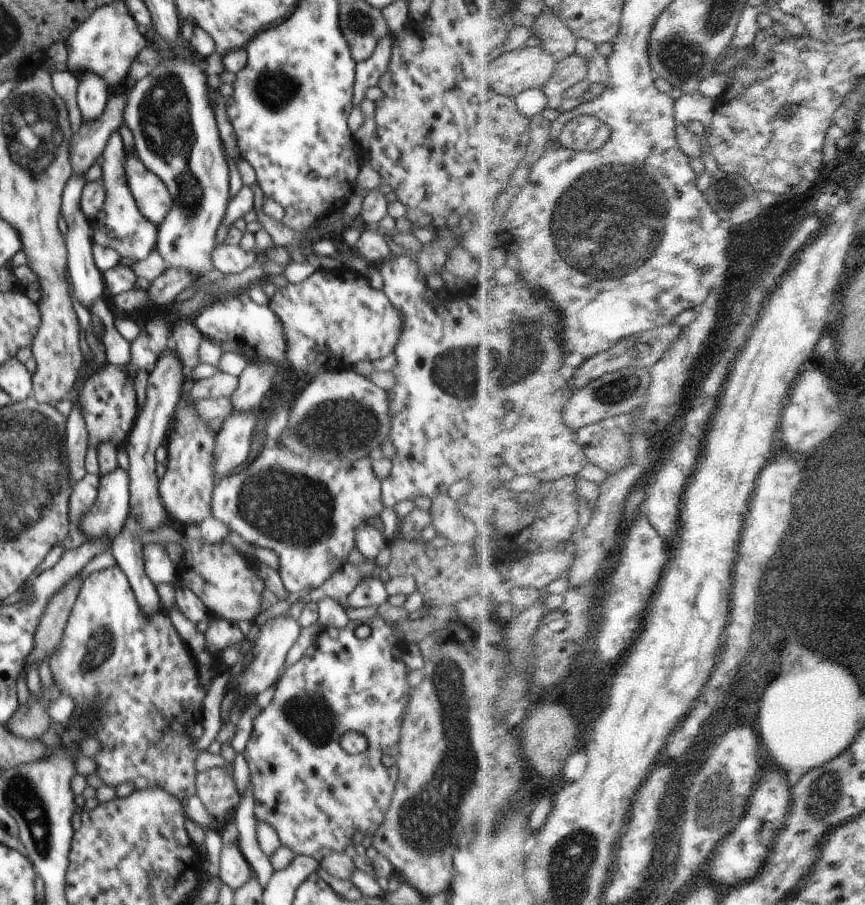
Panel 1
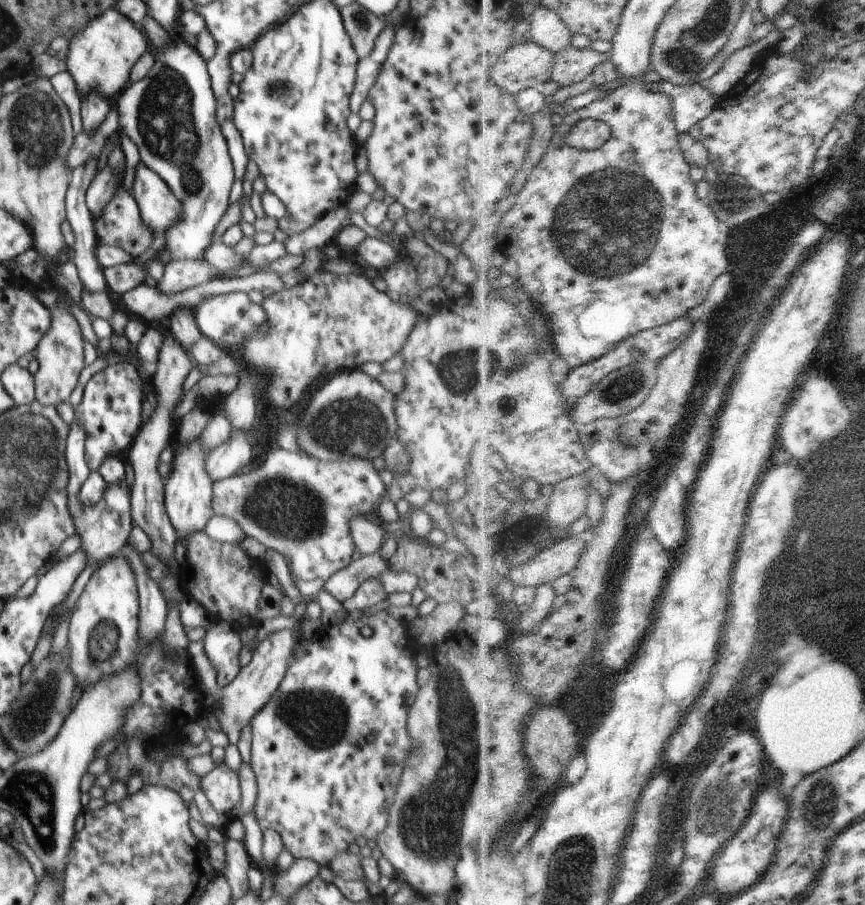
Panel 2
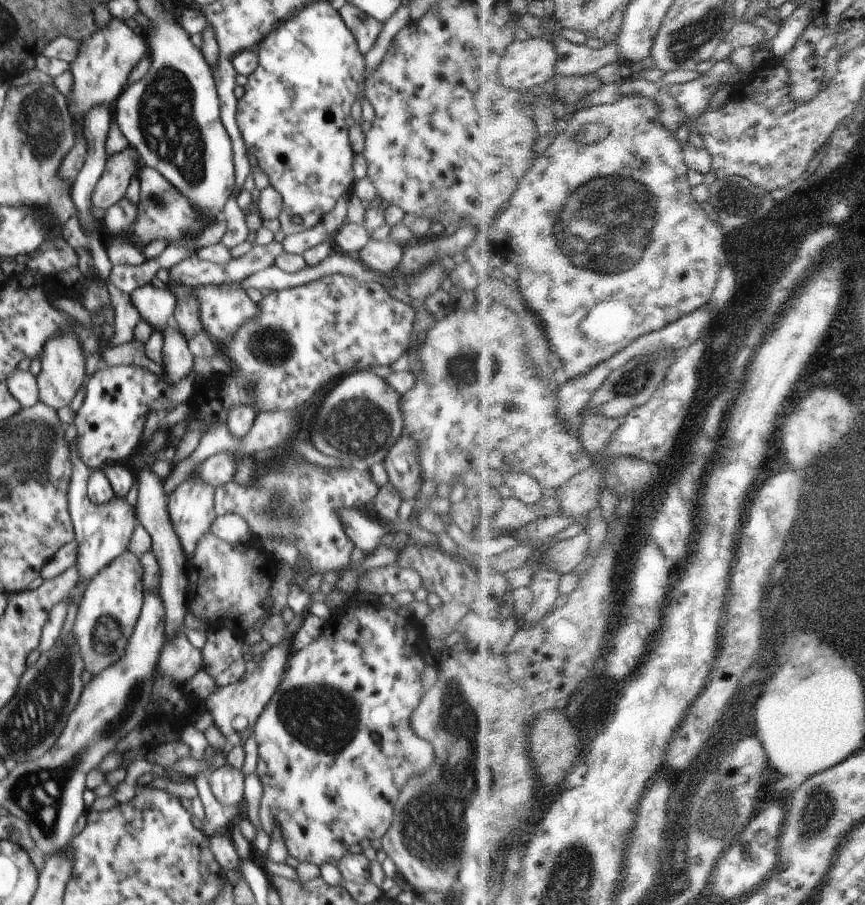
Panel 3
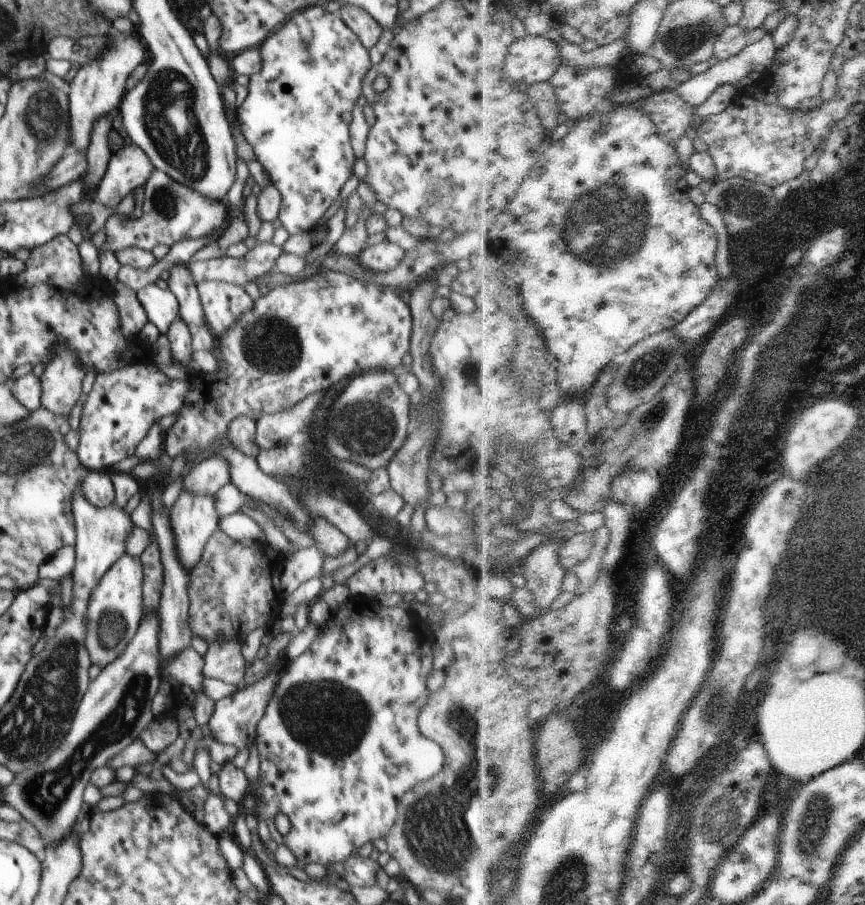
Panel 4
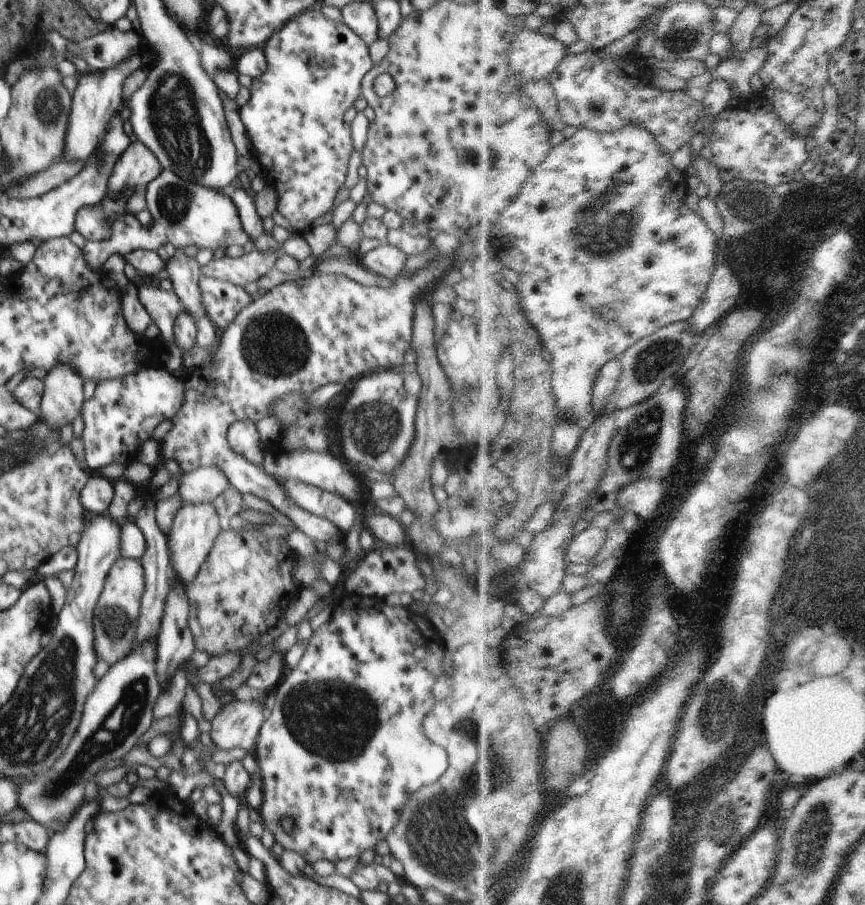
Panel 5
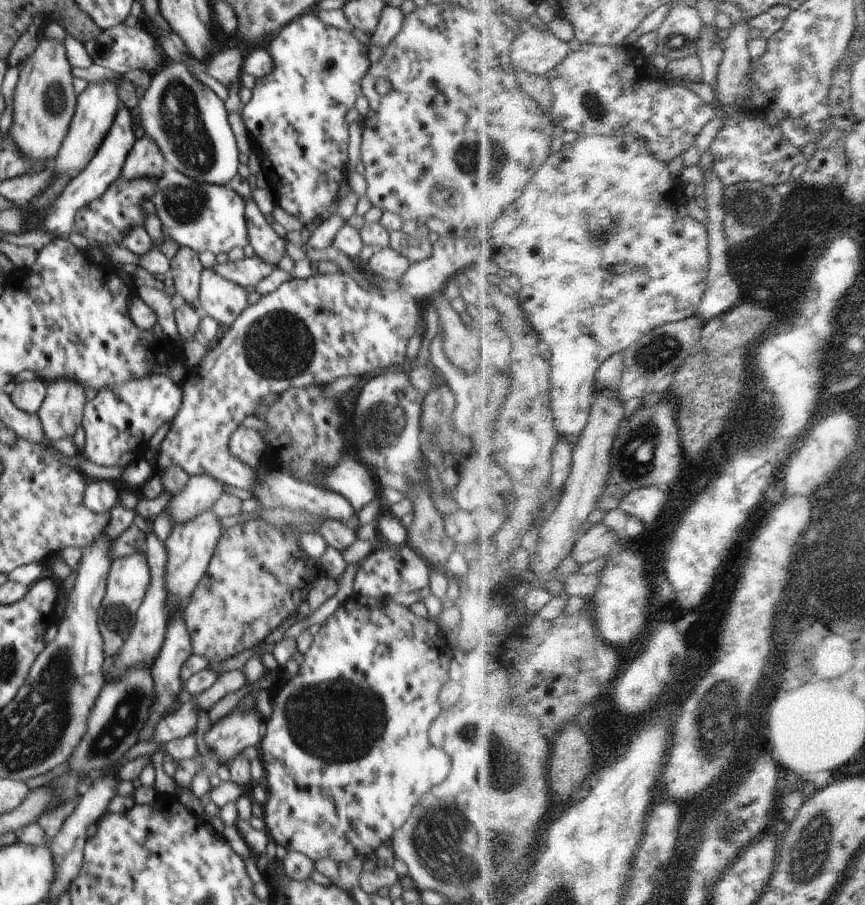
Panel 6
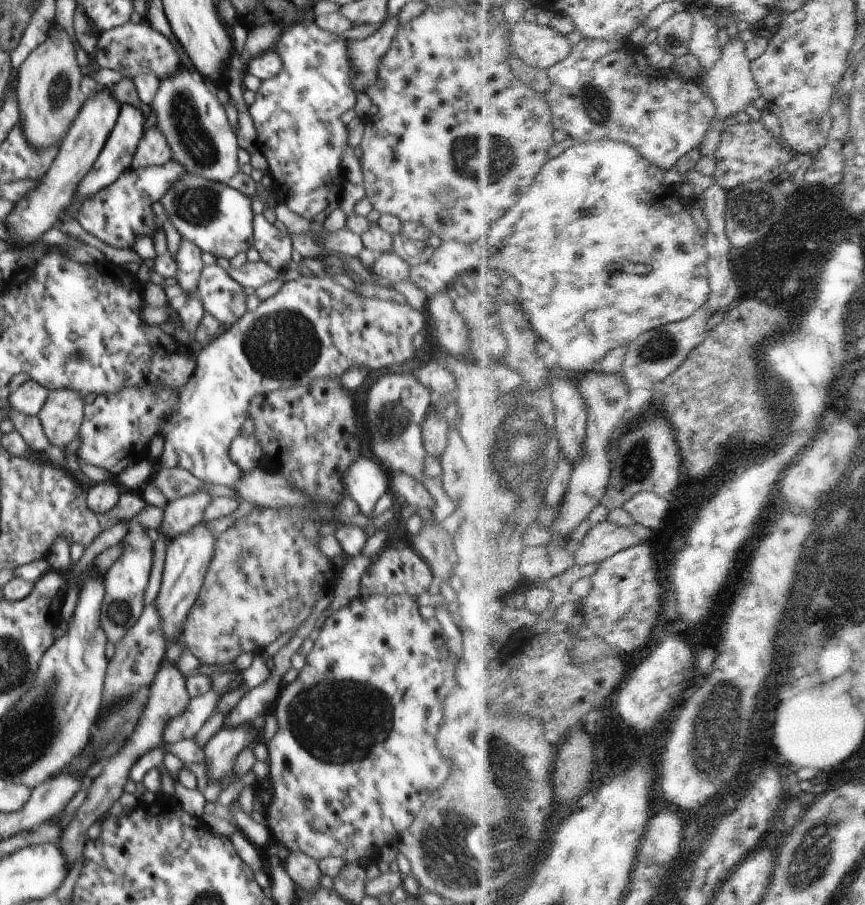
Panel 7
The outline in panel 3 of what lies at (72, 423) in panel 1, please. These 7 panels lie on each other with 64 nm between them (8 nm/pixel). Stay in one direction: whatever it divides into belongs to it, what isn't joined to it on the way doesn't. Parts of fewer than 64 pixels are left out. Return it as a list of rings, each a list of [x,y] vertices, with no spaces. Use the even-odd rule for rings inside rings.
[[[76,440],[69,444],[69,458],[73,474],[67,491],[67,502],[69,514],[73,521],[75,540],[78,544],[77,572],[78,581],[84,580],[86,585],[102,568],[111,564],[118,556],[127,551],[127,546],[136,528],[134,510],[124,497],[114,497],[102,506],[96,506],[87,498],[87,481],[91,474],[91,469],[83,464],[80,457]]]

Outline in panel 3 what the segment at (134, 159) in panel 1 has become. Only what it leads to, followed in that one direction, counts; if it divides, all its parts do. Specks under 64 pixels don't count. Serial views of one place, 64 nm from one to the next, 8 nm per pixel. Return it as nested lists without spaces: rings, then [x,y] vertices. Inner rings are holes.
[[[142,165],[137,180],[140,181],[140,202],[137,205],[139,216],[135,225],[129,229],[130,244],[142,245],[144,248],[156,239],[166,239],[174,243],[184,238],[189,231],[202,226],[201,215],[155,169]]]

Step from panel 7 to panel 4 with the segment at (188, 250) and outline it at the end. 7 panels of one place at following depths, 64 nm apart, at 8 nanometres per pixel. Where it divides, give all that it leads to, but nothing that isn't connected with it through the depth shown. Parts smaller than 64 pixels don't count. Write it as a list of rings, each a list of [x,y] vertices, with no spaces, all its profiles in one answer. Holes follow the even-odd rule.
[[[187,264],[174,266],[170,270],[170,279],[167,282],[179,305],[178,318],[189,327],[189,332],[194,334],[206,323],[197,286],[187,270]]]

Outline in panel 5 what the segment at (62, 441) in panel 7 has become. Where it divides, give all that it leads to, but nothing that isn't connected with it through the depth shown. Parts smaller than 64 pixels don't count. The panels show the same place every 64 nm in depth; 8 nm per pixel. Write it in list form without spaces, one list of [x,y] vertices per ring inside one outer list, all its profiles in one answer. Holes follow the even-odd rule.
[[[66,364],[54,366],[43,382],[41,416],[49,429],[60,431],[60,427],[73,422],[80,414],[84,401],[84,379]]]

